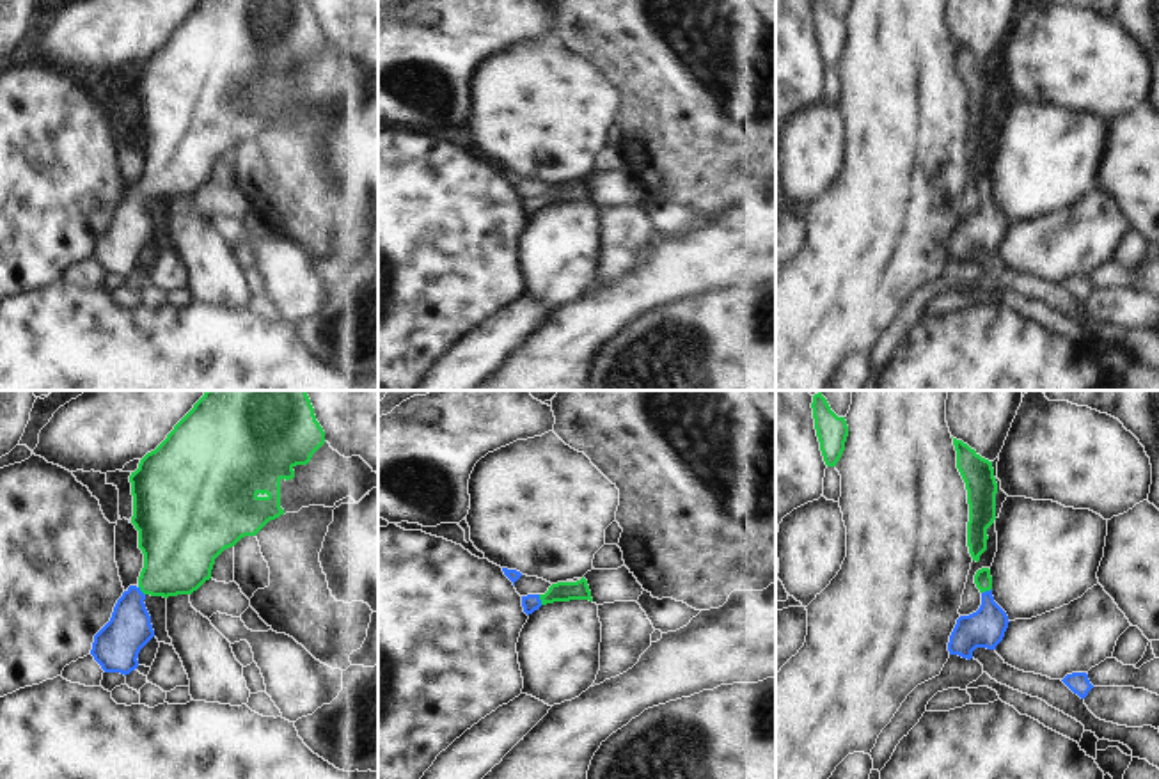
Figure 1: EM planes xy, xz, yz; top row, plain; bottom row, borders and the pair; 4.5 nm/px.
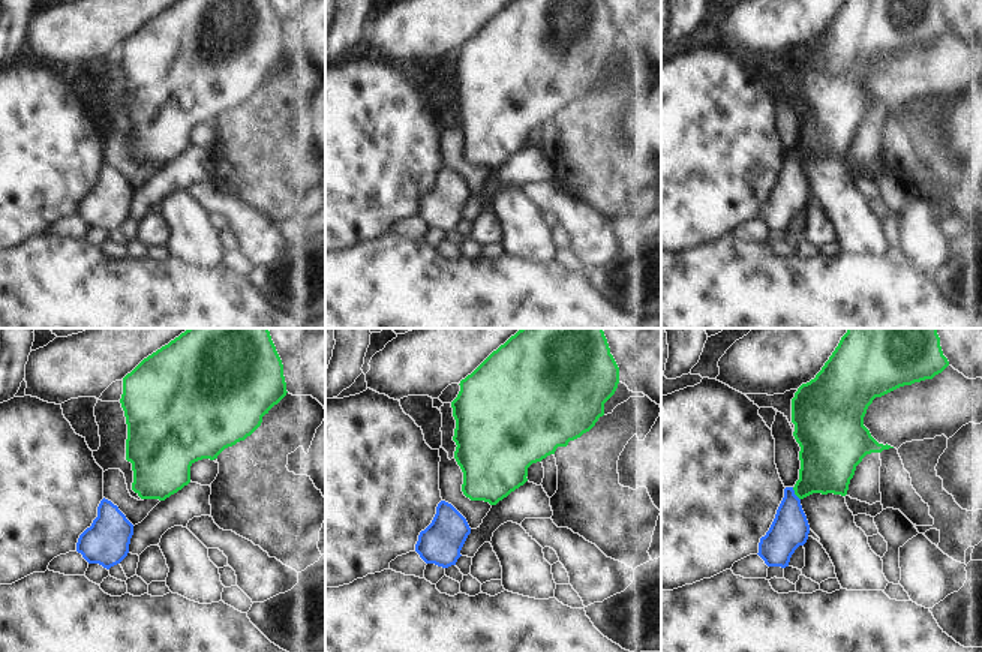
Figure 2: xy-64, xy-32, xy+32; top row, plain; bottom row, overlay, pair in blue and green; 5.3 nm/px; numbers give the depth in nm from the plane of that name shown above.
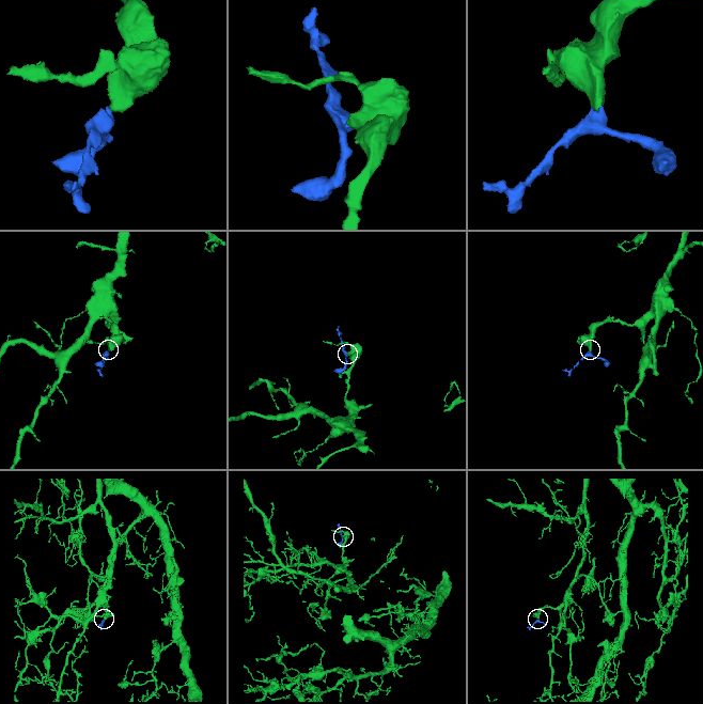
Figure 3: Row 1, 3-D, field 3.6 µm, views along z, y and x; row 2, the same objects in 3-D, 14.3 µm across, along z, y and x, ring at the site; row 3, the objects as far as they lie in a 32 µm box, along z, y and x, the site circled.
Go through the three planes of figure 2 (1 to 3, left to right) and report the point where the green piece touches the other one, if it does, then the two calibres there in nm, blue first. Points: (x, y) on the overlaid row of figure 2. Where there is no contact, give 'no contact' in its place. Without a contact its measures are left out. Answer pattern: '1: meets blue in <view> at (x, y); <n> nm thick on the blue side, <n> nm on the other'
1: no contact
2: no contact
3: meets blue in xy+32 at (793, 493); 200 nm thick on the blue side, 300 nm on the other

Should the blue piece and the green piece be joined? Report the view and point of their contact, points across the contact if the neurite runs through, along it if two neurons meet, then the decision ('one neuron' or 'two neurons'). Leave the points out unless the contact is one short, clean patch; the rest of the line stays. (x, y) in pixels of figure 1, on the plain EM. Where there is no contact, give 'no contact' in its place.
meets blue in xz at (540, 203); runs through xz (531, 204), (540, 203), (563, 194); one neuron

